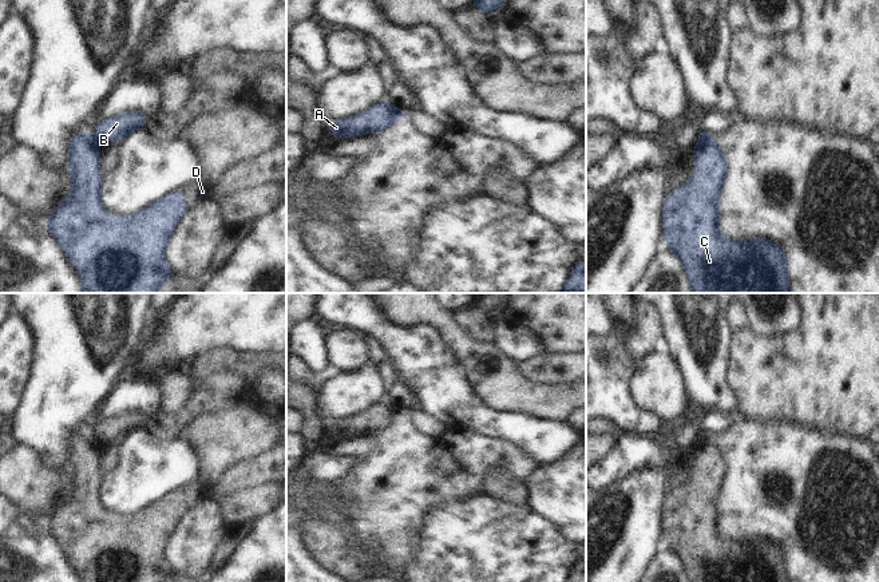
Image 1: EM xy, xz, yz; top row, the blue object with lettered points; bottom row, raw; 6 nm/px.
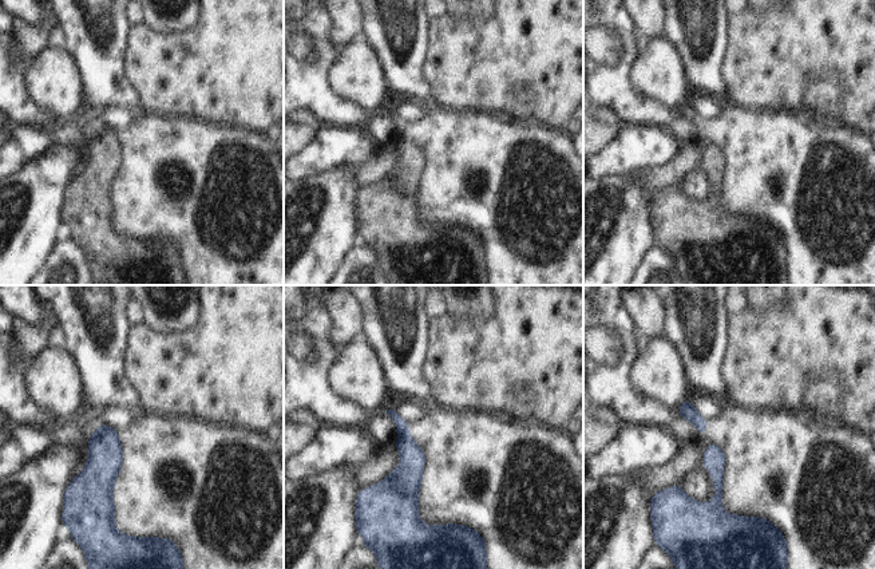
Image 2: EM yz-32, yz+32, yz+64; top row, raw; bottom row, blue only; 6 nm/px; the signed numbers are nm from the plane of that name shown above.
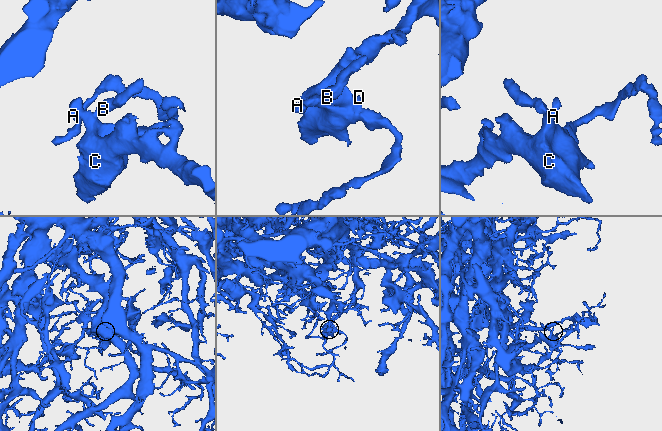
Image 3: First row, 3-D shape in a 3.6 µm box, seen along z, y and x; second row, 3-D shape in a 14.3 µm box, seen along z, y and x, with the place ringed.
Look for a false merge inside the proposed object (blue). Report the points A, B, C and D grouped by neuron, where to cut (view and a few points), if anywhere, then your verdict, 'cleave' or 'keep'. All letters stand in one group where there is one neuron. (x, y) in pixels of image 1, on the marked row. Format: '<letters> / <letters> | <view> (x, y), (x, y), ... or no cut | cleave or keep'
A C D / B | yz (713, 137), (700, 142) | cleave

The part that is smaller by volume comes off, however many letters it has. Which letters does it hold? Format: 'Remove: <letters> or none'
Remove: B.

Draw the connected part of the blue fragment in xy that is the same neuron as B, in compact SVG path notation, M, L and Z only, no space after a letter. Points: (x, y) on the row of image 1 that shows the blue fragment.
M132 110L122 112L98 123L91 134L91 139L98 142L102 138L107 138L111 142L118 142L132 130L142 126L144 120L146 116L142 111Z

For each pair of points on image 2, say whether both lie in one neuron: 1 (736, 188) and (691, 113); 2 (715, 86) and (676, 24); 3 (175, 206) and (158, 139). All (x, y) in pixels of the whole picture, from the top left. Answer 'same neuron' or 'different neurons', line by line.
1: same neuron
2: same neuron
3: same neuron

